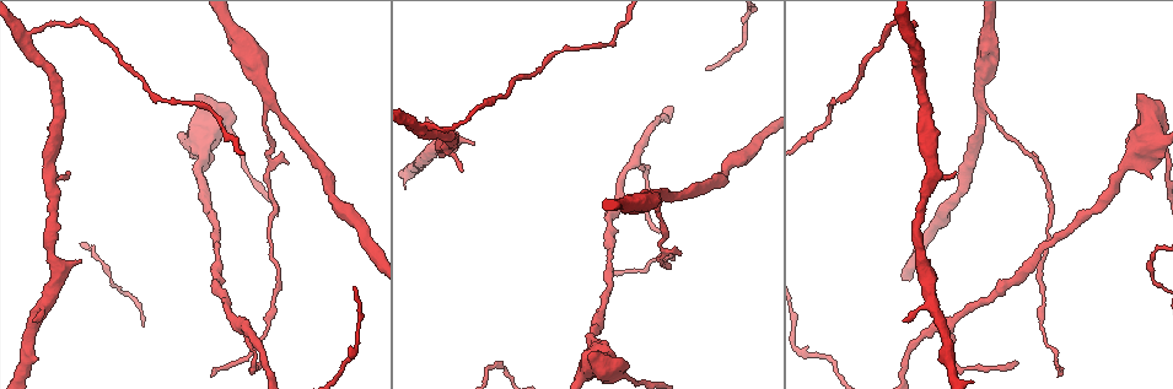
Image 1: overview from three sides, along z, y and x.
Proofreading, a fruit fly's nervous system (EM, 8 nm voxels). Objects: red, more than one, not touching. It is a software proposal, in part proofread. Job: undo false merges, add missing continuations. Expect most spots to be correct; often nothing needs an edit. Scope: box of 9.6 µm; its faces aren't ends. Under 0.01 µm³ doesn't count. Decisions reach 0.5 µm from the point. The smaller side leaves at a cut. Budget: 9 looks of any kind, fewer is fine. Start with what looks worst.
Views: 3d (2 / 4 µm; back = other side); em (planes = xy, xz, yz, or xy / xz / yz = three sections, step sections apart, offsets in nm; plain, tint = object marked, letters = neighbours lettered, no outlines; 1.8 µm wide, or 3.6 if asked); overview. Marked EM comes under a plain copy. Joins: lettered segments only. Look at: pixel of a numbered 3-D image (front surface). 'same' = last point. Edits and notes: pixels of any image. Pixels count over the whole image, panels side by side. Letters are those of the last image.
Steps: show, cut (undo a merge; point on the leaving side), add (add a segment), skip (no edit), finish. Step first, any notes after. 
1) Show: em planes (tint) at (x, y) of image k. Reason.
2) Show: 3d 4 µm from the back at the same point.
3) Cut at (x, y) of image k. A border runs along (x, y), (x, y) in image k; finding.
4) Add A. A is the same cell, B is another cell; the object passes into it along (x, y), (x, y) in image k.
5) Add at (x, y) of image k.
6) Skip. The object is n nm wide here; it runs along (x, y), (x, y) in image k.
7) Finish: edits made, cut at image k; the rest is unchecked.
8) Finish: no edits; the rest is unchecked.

Show: em 3.6 µm yz step 16 (letters) at (210, 128) of image 1. Sudden change in width.

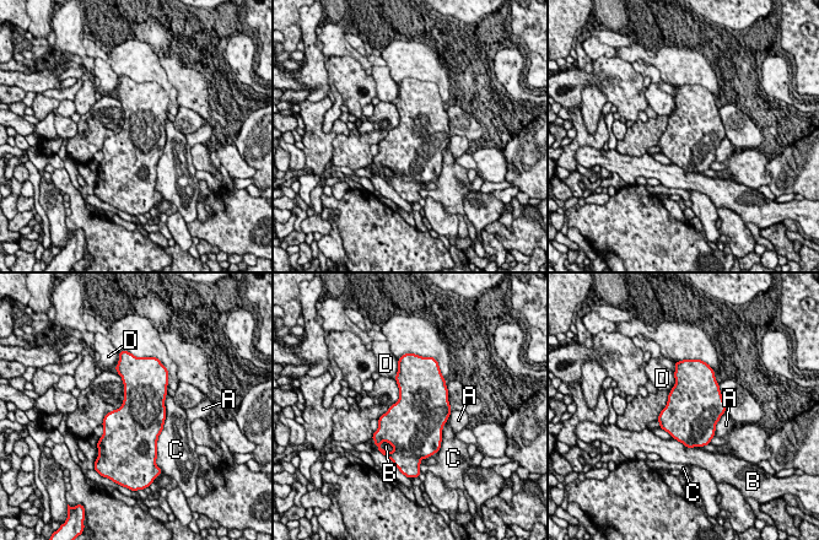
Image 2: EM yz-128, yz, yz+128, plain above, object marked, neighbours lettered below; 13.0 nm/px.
Skip. A, B, C and D are other cells; a border runs along (725, 411), (716, 425), (714, 436) in image 2; continuous, no second neuron.

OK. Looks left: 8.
Show: em planes (letters) at (427, 119) of image 1. Branch stops here.

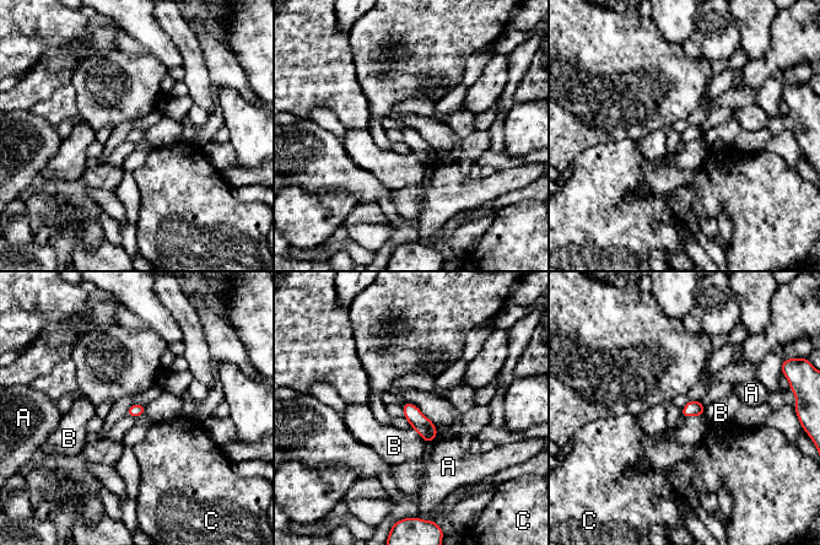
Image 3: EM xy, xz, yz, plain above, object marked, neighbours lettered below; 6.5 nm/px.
Skip. A, B and C are other cells; a border runs along (411, 427), (426, 442) in image 3; none of them fits.

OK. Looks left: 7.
Show: em planes (letters) at (1015, 362) of image 1. Thin end.

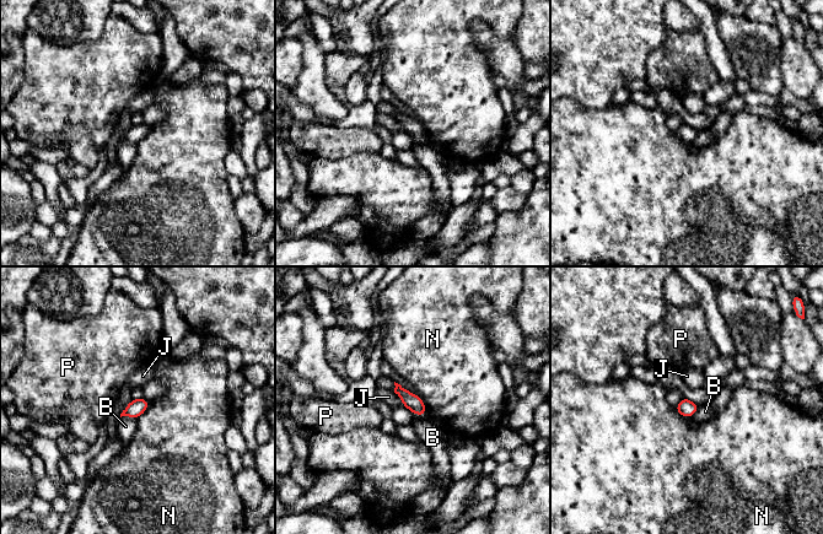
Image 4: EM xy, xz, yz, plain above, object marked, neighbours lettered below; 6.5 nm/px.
Skip. B, J, N and P are other cells; a border runs along (393, 390), (403, 404) in image 4; none of them fits.

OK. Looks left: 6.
Show: 3d 2 µm at (474, 142) of image 1. Tapers out.

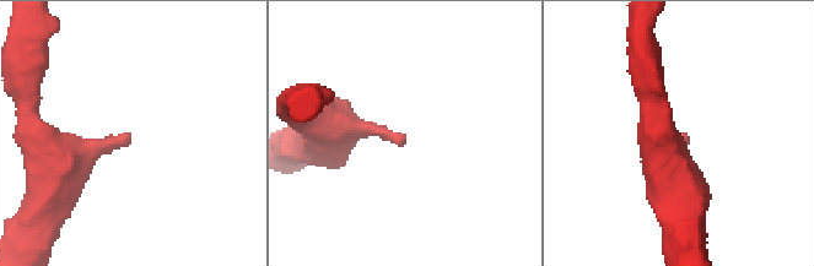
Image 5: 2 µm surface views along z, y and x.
Show: em xz step 8 (letters) at (130, 137) of image 5. Shape alone is not enough.

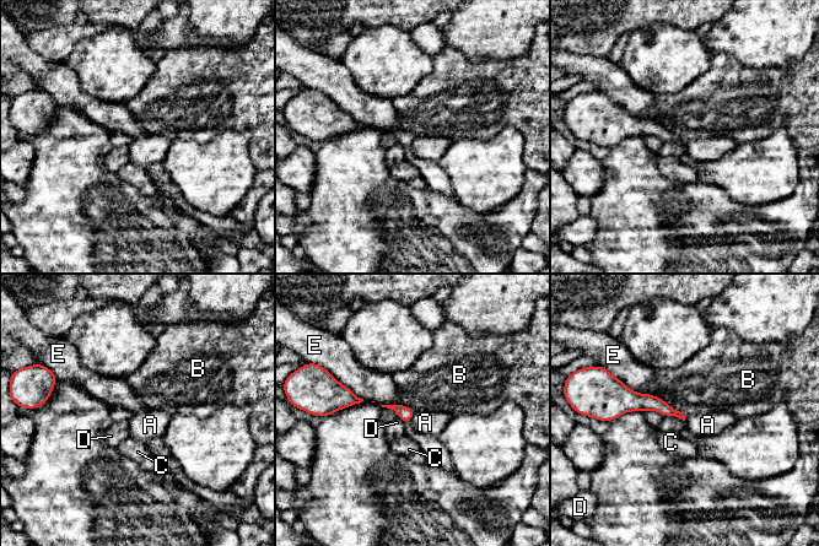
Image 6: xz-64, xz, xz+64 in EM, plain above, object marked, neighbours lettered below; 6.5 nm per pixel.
Skip. A, B, C, D and E are other cells; a border runs along (655, 394), (679, 410), (685, 417) in image 6; none of them fits.

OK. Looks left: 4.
Finish: no edits; the rest is unchecked.

